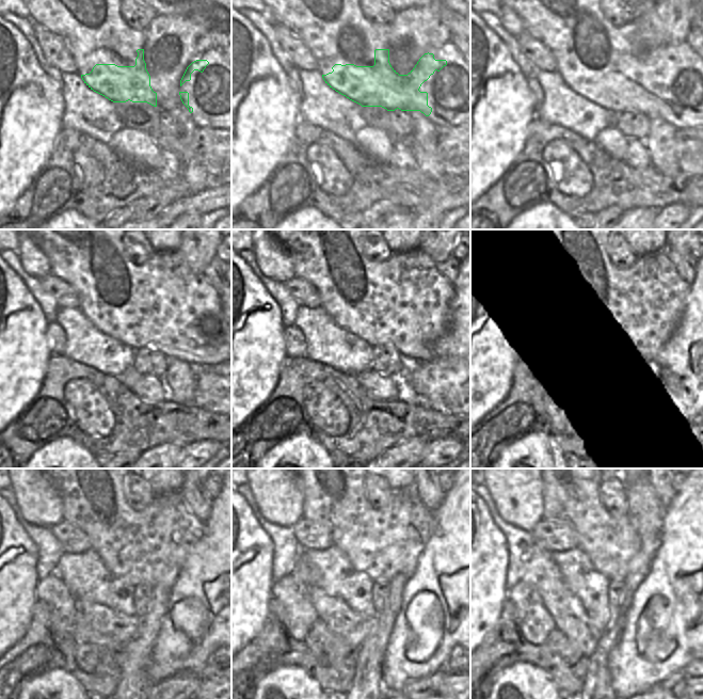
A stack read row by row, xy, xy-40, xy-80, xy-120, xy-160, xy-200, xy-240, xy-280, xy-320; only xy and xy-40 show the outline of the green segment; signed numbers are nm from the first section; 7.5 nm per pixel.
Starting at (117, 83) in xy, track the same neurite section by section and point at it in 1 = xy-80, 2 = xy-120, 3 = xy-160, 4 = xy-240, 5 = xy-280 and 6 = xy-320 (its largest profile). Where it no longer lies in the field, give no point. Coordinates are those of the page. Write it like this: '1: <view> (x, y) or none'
1: xy-80 (643, 83)
2: xy-120 (165, 320)
3: xy-160 (405, 319)
4: xy-240 (155, 555)
5: xy-280 (392, 554)
6: xy-320 (626, 554)

